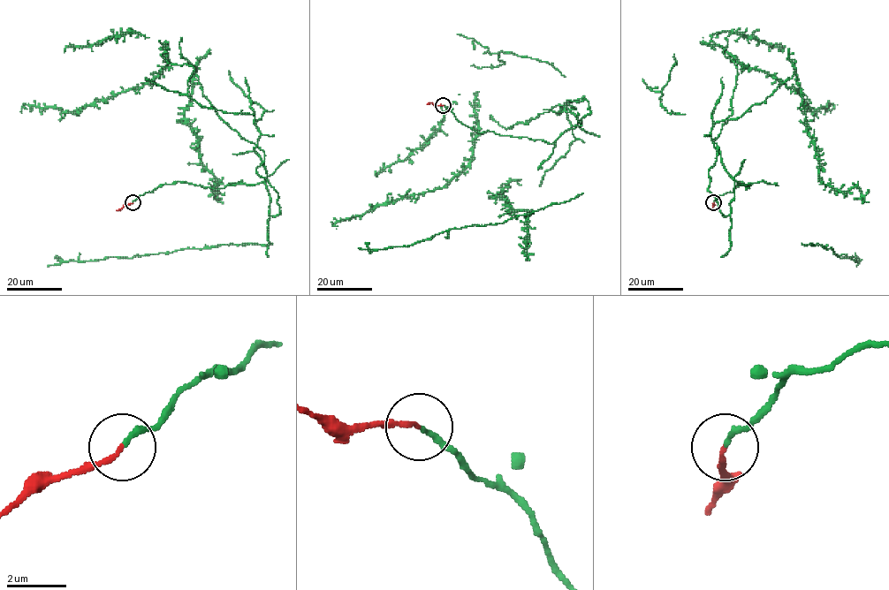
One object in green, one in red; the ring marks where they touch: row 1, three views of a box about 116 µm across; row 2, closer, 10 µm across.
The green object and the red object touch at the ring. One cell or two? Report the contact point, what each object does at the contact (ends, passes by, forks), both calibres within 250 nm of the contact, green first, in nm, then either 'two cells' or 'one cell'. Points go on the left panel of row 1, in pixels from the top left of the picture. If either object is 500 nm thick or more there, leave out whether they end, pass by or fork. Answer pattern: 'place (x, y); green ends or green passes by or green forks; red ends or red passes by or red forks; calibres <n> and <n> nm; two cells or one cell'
place (132, 202); green ends; red ends; calibres 190 and 160 nm; one cell

